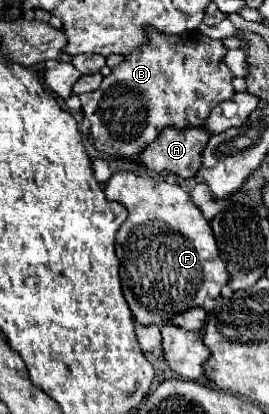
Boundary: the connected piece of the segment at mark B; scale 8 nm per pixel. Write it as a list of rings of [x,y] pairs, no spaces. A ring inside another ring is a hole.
[[[156,28],[148,32],[148,44],[130,52],[122,64],[112,68],[112,74],[106,76],[96,92],[82,94],[82,114],[90,120],[90,132],[94,136],[94,146],[98,152],[104,152],[114,158],[132,158],[136,160],[138,154],[156,140],[162,128],[194,128],[202,126],[212,108],[224,100],[234,96],[232,78],[234,74],[222,62],[226,48],[222,40],[212,40],[202,36],[200,32],[184,32],[184,36],[164,36],[158,34]]]

